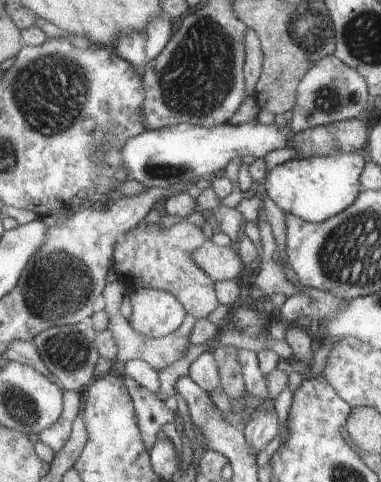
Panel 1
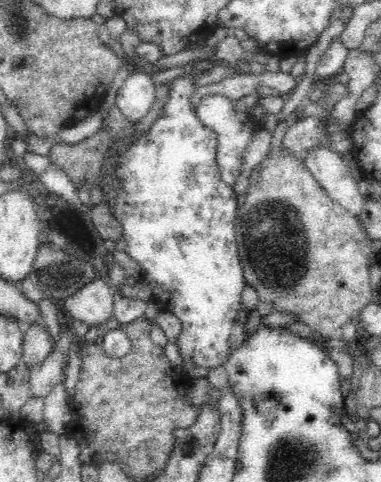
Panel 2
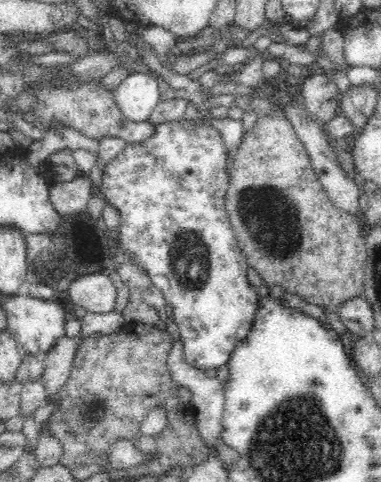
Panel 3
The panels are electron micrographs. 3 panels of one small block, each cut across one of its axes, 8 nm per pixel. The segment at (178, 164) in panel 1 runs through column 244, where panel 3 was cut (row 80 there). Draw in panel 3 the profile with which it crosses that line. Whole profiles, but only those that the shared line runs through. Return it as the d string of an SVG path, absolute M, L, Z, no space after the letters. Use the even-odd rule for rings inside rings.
M142 72L128 76L114 90L114 100L122 114L132 122L148 122L154 108L162 102L156 78Z

